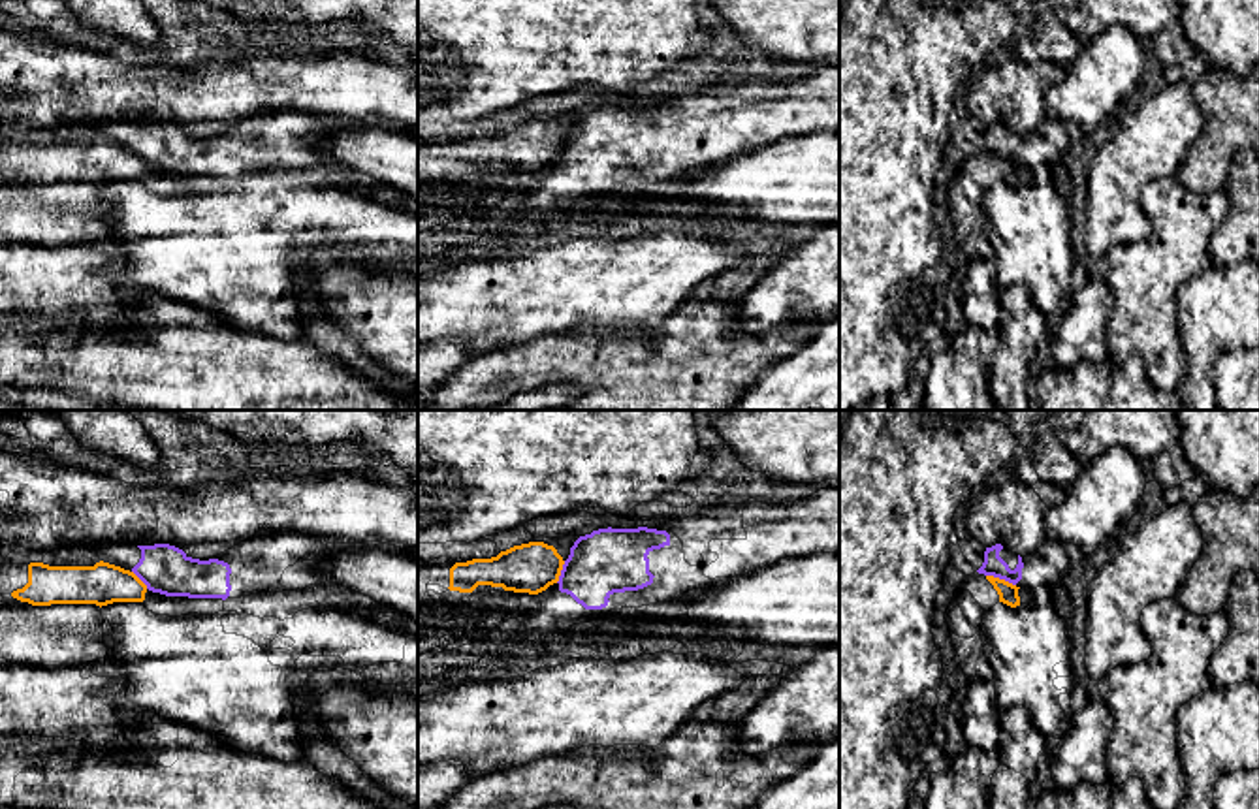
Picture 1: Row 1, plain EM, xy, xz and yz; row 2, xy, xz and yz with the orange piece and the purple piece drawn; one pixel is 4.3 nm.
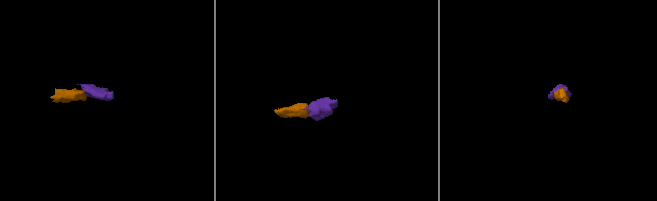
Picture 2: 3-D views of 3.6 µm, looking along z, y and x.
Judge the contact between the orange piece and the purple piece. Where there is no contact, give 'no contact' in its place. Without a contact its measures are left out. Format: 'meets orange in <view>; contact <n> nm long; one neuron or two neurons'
meets orange in yz; contact 140 nm long; two neurons

